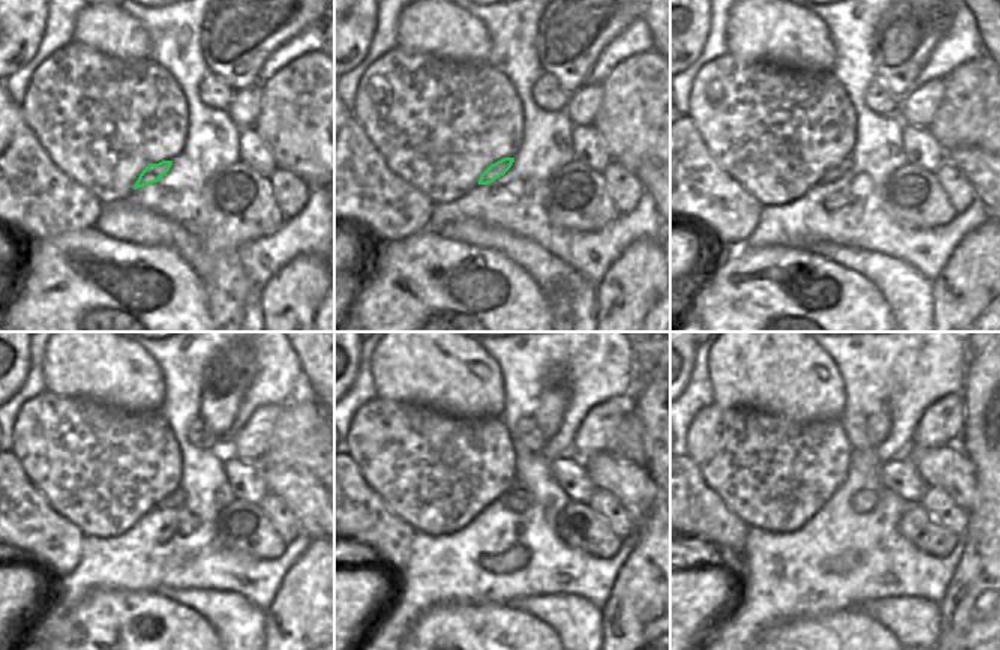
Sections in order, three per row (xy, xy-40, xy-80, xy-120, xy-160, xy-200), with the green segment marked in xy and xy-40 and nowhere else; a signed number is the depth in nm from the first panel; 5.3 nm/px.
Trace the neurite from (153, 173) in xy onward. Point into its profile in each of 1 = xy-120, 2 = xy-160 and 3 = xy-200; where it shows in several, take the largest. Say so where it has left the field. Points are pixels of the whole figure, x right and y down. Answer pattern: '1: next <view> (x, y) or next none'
1: next xy-120 (176, 500)
2: next xy-160 (517, 500)
3: next xy-200 (864, 502)

